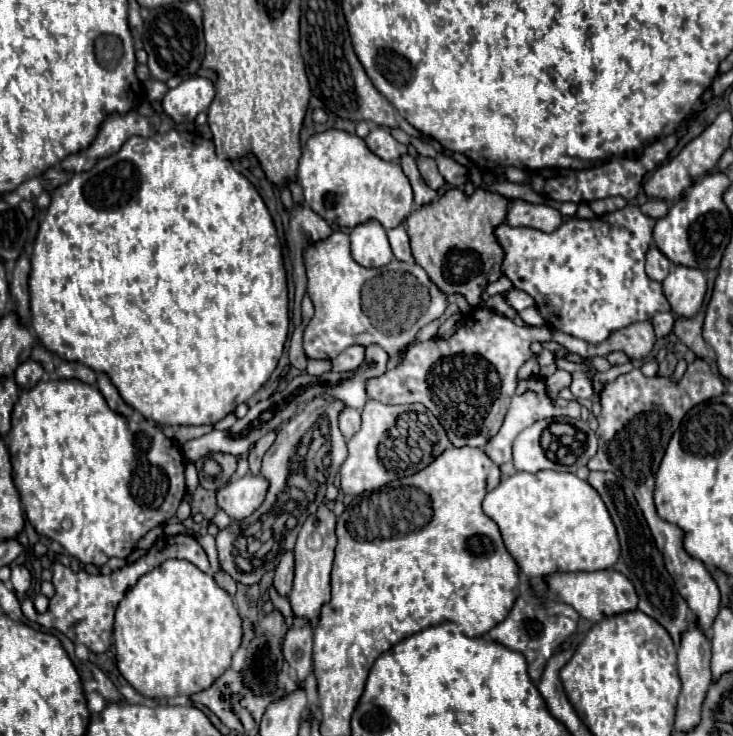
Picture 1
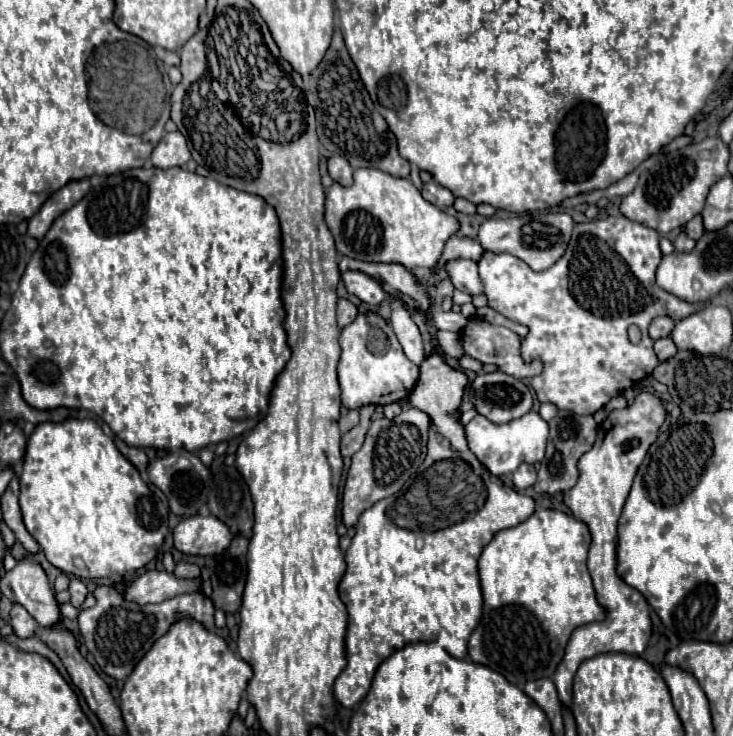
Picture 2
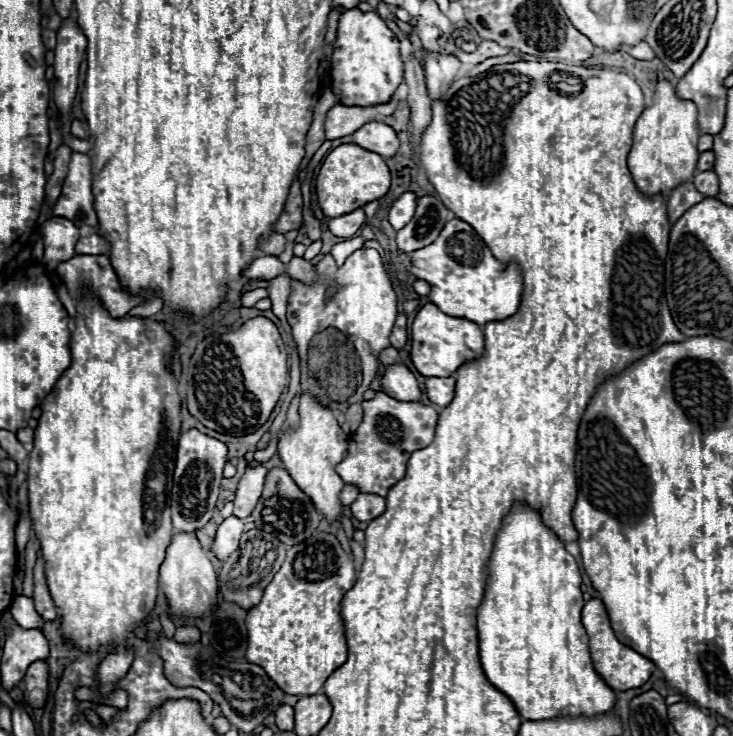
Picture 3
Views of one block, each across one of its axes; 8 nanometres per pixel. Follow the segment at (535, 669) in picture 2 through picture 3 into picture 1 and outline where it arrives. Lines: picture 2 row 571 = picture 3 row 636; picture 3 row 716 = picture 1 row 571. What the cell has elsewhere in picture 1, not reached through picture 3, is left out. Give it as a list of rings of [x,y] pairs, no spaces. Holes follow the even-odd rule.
[[[540,470],[536,474],[516,472],[504,478],[492,492],[484,498],[484,512],[490,516],[504,538],[506,548],[518,562],[520,570],[528,576],[530,586],[536,594],[548,594],[546,590],[546,574],[552,572],[590,572],[590,570],[606,570],[612,568],[620,556],[620,542],[616,534],[616,526],[602,502],[600,494],[576,474],[556,472],[556,470]]]

